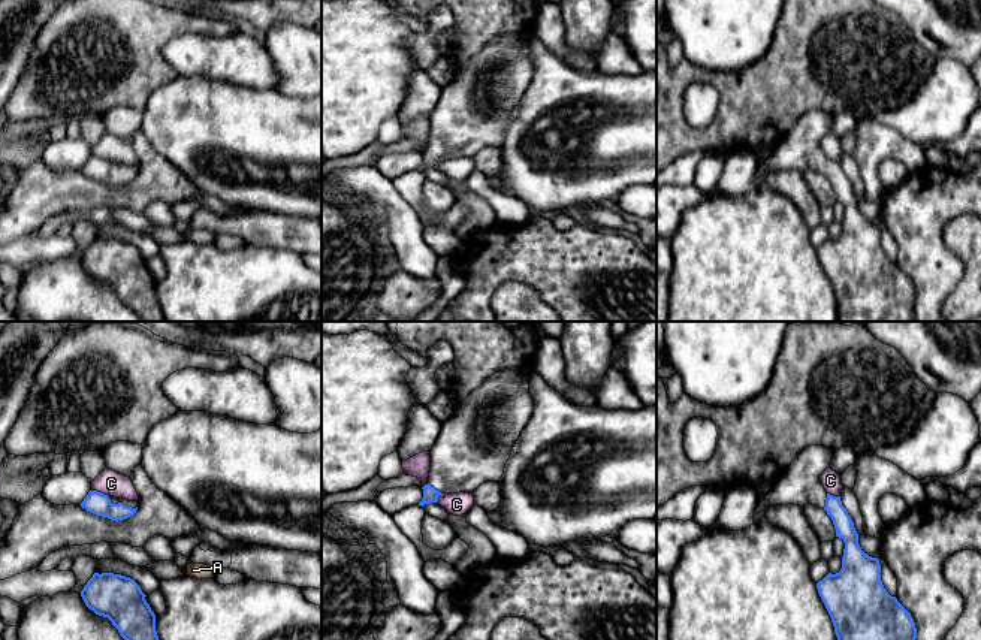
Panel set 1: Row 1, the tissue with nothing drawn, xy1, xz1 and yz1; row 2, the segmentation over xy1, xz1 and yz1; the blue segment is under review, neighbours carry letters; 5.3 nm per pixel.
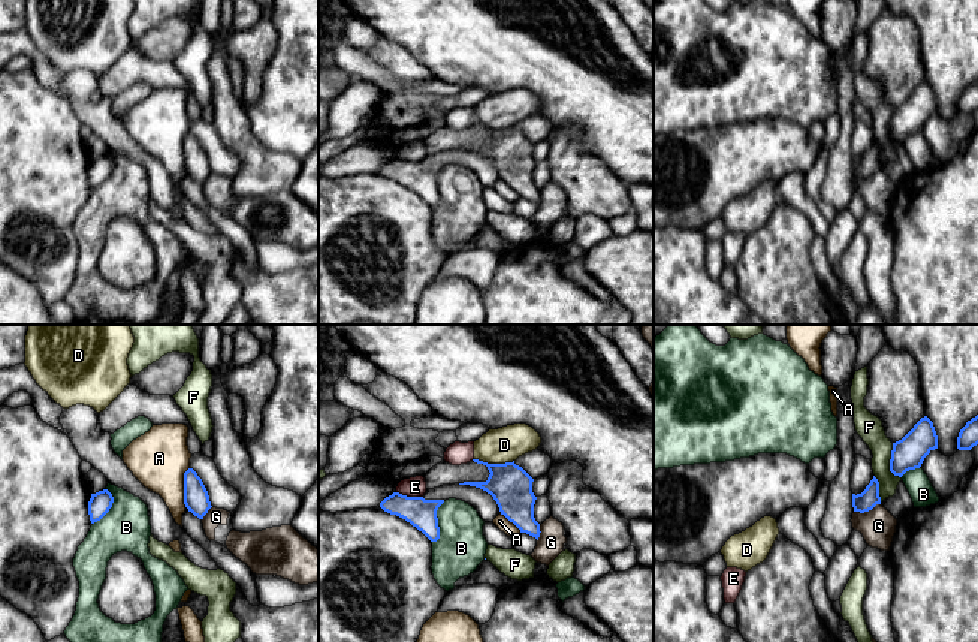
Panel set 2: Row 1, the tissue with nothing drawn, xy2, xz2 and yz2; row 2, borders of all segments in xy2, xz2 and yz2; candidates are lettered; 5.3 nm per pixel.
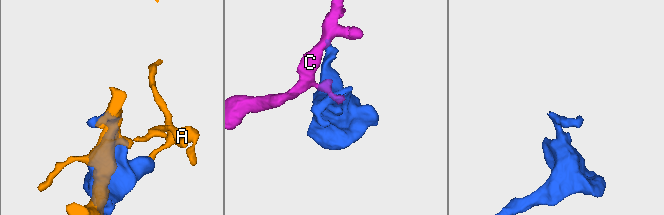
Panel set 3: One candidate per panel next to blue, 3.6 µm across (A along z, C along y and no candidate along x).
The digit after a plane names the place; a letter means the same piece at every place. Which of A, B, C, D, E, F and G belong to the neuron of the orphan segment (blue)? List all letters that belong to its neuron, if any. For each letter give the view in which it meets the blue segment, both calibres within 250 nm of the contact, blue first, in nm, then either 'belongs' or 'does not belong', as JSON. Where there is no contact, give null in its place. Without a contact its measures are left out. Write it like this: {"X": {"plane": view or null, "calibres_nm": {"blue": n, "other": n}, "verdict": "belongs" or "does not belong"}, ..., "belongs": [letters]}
{"A": {"plane": "xy2", "calibres_nm": {"blue": 140, "other": 320}, "verdict": "does not belong"}, "B": {"plane": "xz2", "calibres_nm": {"blue": 160, "other": 260}, "verdict": "does not belong"}, "C": {"plane": "xy1", "calibres_nm": {"blue": 120, "other": 140}, "verdict": "does not belong"}, "D": {"plane": "xz2", "calibres_nm": {"blue": 220, "other": 190}, "verdict": "does not belong"}, "E": {"plane": "xz2", "calibres_nm": {"blue": 160, "other": 110}, "verdict": "does not belong"}, "F": {"plane": "yz2", "calibres_nm": {"blue": 180, "other": 140}, "verdict": "does not belong"}, "G": {"plane": "yz2", "calibres_nm": {"blue": 110, "other": 190}, "verdict": "does not belong"}, "belongs": []}

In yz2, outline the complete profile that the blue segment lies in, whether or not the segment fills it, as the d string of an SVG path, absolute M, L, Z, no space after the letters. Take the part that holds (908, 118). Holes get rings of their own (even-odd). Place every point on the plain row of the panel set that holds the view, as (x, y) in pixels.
M924 81L902 105L893 108L890 136L902 142L906 136L920 133L935 114L938 114L938 100L933 87Z

